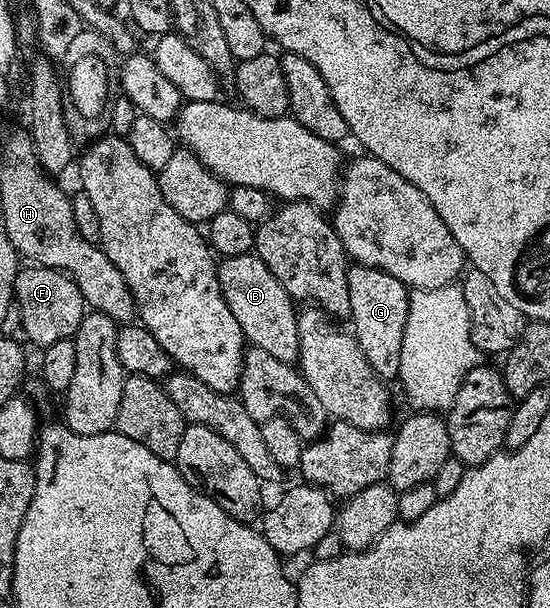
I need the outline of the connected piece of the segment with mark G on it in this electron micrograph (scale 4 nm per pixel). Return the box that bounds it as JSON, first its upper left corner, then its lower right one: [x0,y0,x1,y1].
[347,263,411,382]

